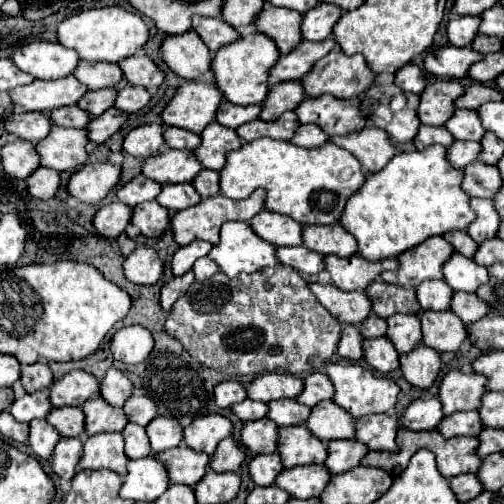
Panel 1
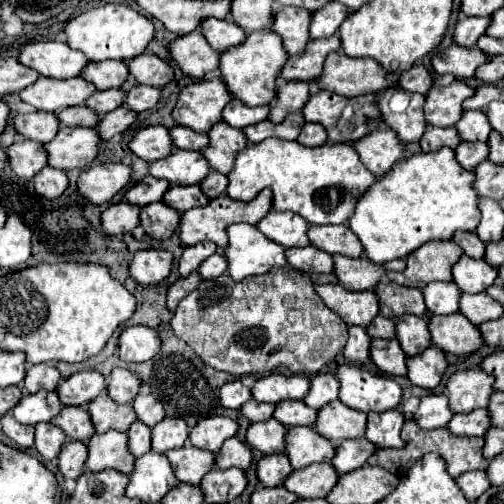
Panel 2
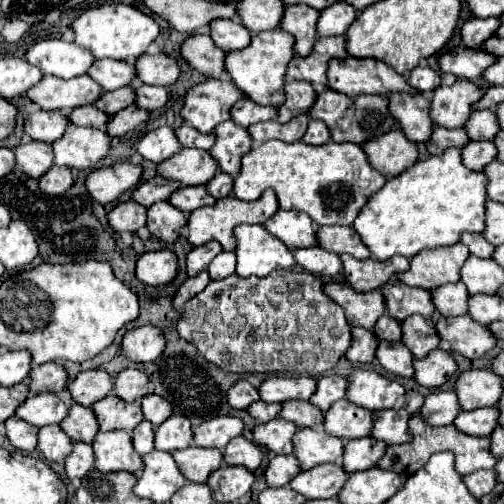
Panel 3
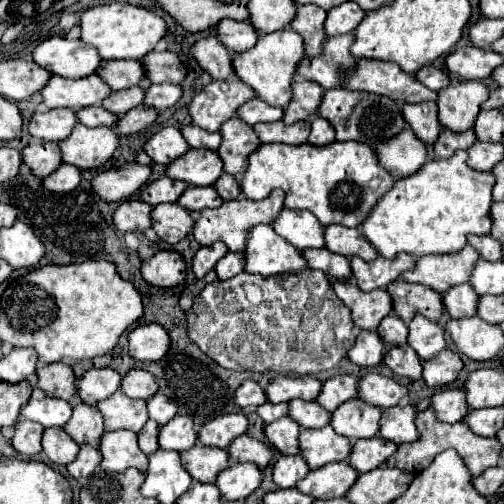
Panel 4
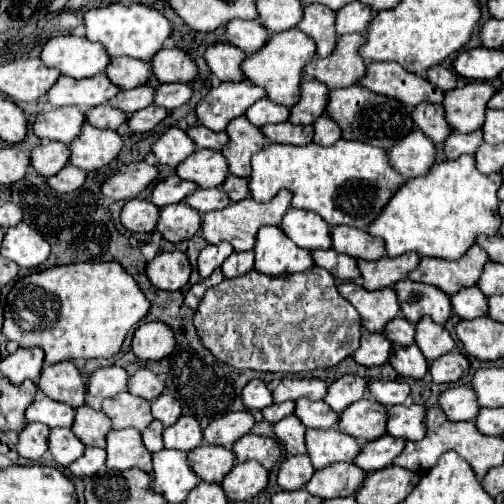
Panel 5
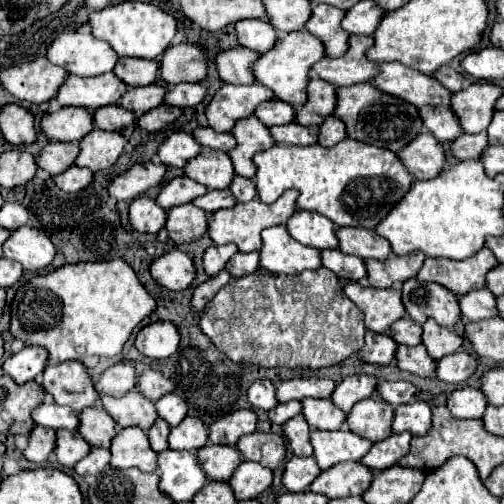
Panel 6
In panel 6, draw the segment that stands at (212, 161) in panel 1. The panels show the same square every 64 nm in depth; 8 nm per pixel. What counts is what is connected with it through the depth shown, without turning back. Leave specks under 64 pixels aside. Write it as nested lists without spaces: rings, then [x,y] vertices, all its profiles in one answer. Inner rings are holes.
[[[254,116],[238,120],[232,134],[238,142],[236,148],[228,152],[234,162],[234,172],[238,176],[252,178],[256,174],[256,164],[252,162],[252,156],[260,150],[272,148],[276,142],[272,140],[268,126],[260,124],[260,120],[254,120]]]

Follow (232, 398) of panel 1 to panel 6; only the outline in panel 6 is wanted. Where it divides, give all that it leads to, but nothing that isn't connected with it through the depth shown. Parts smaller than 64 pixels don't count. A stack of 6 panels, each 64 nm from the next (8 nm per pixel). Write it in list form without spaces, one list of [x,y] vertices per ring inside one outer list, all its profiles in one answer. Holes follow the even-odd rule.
[[[256,380],[250,390],[248,390],[248,400],[262,410],[272,410],[278,400],[276,400],[276,386],[270,380]]]

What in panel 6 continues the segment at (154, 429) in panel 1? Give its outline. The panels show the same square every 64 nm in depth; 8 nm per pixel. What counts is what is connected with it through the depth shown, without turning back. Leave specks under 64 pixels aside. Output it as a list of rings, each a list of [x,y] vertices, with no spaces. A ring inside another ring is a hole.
[[[186,416],[178,426],[170,430],[168,442],[174,450],[198,450],[208,442],[208,428],[200,418]]]

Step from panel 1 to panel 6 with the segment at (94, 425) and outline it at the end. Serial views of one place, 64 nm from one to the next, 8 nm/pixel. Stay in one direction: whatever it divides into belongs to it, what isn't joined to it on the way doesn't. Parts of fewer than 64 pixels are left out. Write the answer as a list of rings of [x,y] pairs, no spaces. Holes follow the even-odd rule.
[[[136,390],[128,392],[128,396],[122,398],[114,398],[114,396],[102,396],[102,404],[106,408],[106,412],[114,418],[114,422],[120,428],[128,428],[128,426],[138,426],[144,432],[148,432],[148,428],[156,422],[158,412],[152,400],[146,400],[142,394],[138,394]]]

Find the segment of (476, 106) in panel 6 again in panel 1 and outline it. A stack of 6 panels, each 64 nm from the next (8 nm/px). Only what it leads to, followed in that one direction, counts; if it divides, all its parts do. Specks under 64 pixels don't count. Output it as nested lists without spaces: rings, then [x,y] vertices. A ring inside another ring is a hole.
[[[456,80],[430,82],[420,96],[420,122],[428,126],[444,126],[452,118],[452,112],[456,112],[454,102],[460,94],[464,94],[464,86]]]

